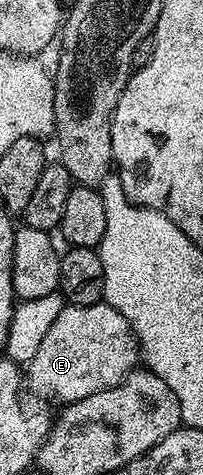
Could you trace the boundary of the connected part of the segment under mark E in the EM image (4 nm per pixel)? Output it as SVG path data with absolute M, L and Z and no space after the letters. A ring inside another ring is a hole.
M67 305L57 315L53 327L45 334L41 347L37 347L37 355L25 366L25 385L31 388L31 393L41 400L70 403L80 401L89 395L97 395L97 391L105 391L109 387L117 387L140 364L141 354L135 333L130 323L111 305Z

